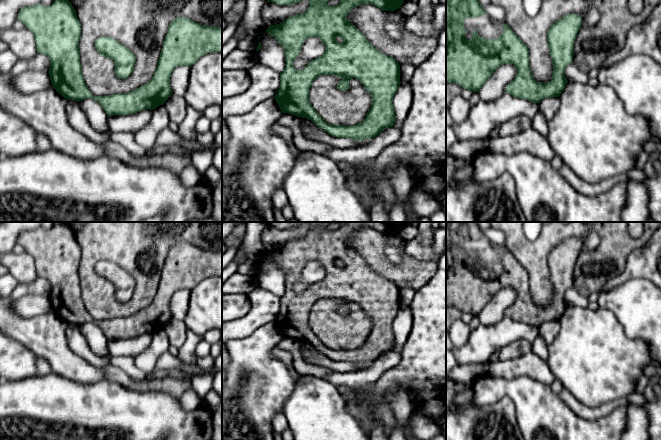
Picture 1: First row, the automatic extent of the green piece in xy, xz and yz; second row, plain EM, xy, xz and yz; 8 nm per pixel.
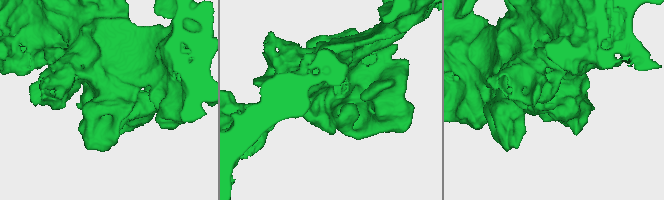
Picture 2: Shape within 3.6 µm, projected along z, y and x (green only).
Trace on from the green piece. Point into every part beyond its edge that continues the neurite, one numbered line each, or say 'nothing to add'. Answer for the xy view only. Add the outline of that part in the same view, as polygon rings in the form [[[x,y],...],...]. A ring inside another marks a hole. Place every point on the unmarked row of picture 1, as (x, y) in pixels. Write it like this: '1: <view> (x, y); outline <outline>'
nothing to add

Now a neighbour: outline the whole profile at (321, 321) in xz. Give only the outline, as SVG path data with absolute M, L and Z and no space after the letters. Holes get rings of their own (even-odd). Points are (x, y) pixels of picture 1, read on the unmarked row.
M334 299L317 301L309 315L309 325L329 348L353 350L361 347L372 328L372 320L355 302L349 303L349 313L342 315L337 307L342 302Z

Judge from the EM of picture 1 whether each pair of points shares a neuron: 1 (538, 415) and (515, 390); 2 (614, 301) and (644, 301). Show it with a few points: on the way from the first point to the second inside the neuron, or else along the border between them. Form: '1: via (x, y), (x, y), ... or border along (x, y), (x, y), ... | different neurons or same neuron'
1: via (533, 409), (520, 396) | same neuron
2: via (621, 301), (637, 301) | same neuron

